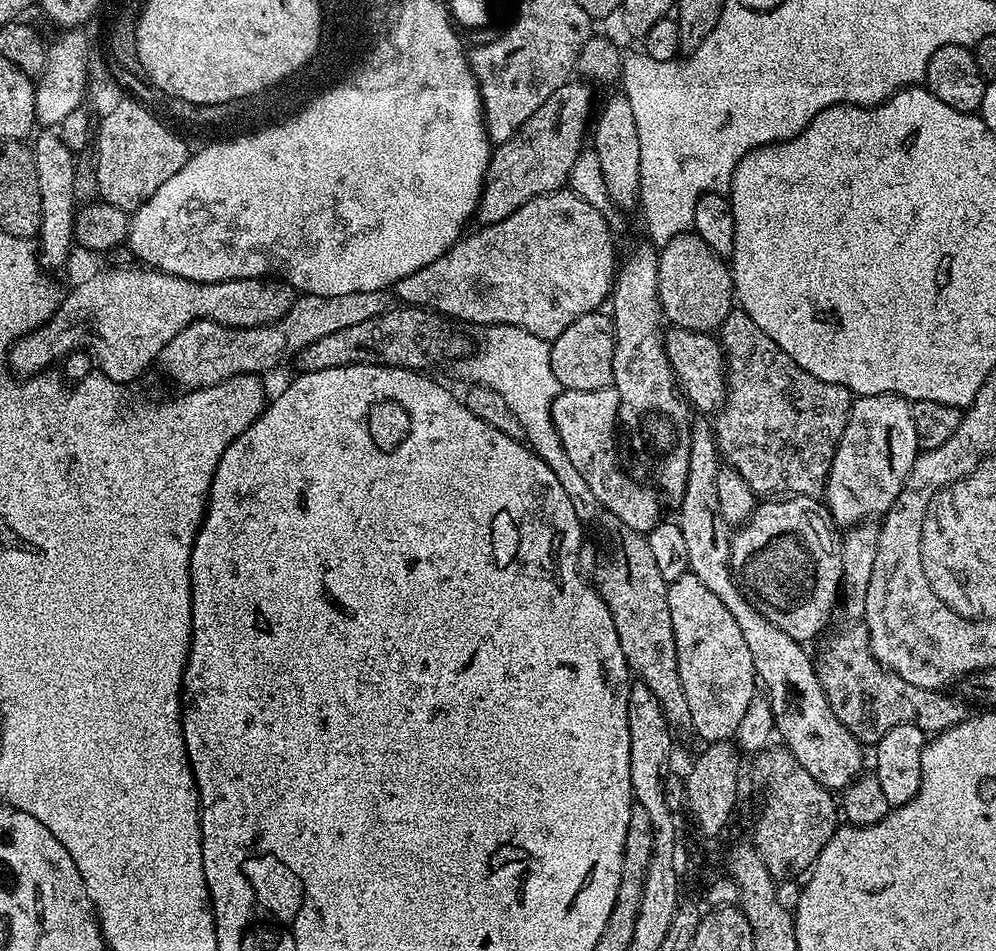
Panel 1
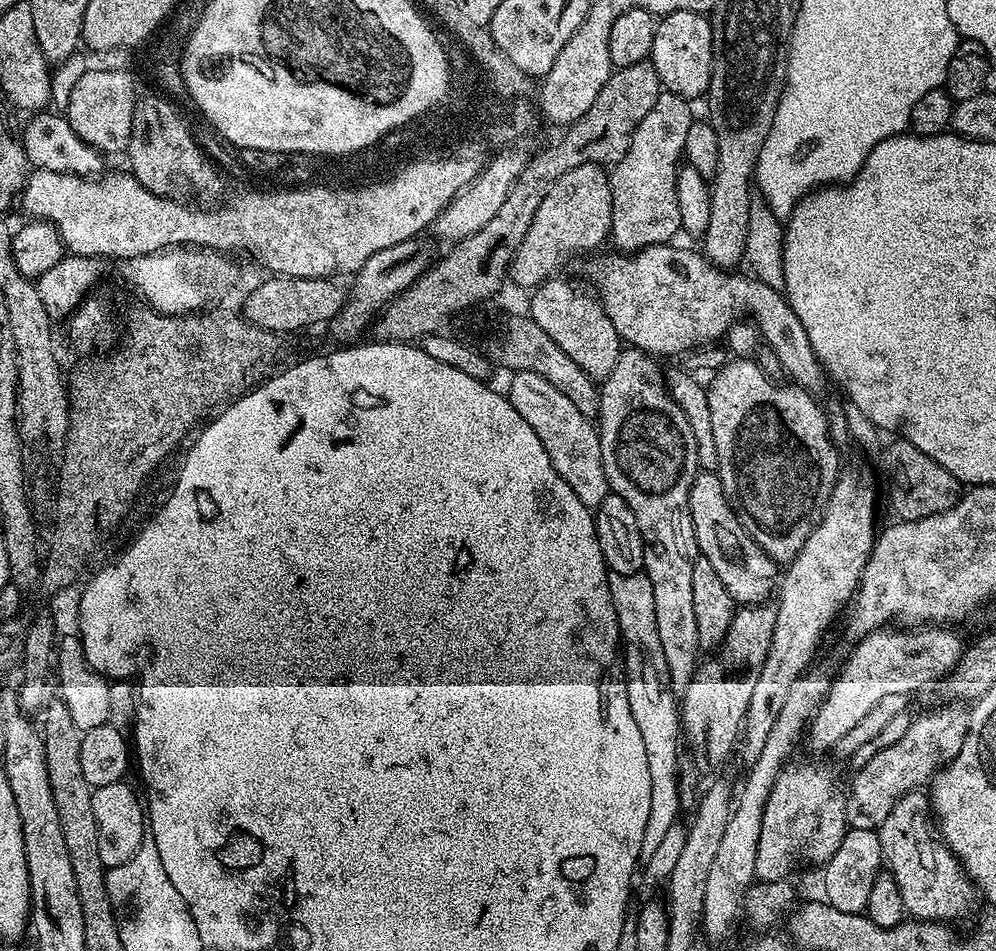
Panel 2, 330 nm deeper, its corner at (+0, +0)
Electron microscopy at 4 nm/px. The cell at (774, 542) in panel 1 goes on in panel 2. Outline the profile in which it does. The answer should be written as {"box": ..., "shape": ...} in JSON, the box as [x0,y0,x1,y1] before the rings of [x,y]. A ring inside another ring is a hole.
{"box":[690,471,778,606],"shape":[[[697,471],[690,486],[690,518],[694,522],[694,538],[698,538],[701,557],[714,566],[722,586],[737,605],[751,606],[765,603],[768,595],[778,588],[778,565],[766,555],[746,534],[740,520],[732,511],[732,505],[720,487],[720,477],[716,472]]]}

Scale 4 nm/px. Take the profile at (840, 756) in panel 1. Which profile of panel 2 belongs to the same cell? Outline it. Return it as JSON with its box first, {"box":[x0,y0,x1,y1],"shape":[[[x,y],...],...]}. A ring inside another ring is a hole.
{"box":[878,791,978,922],"shape":[[[923,791],[908,792],[902,798],[898,798],[894,810],[890,810],[890,814],[886,814],[886,822],[882,822],[878,835],[883,863],[886,865],[887,871],[891,872],[894,880],[898,882],[898,892],[902,894],[902,906],[911,919],[952,922],[950,920],[960,920],[975,910],[978,889],[965,872],[964,865],[956,859],[956,855],[945,845],[943,839],[938,838],[934,831],[932,803]]]}

